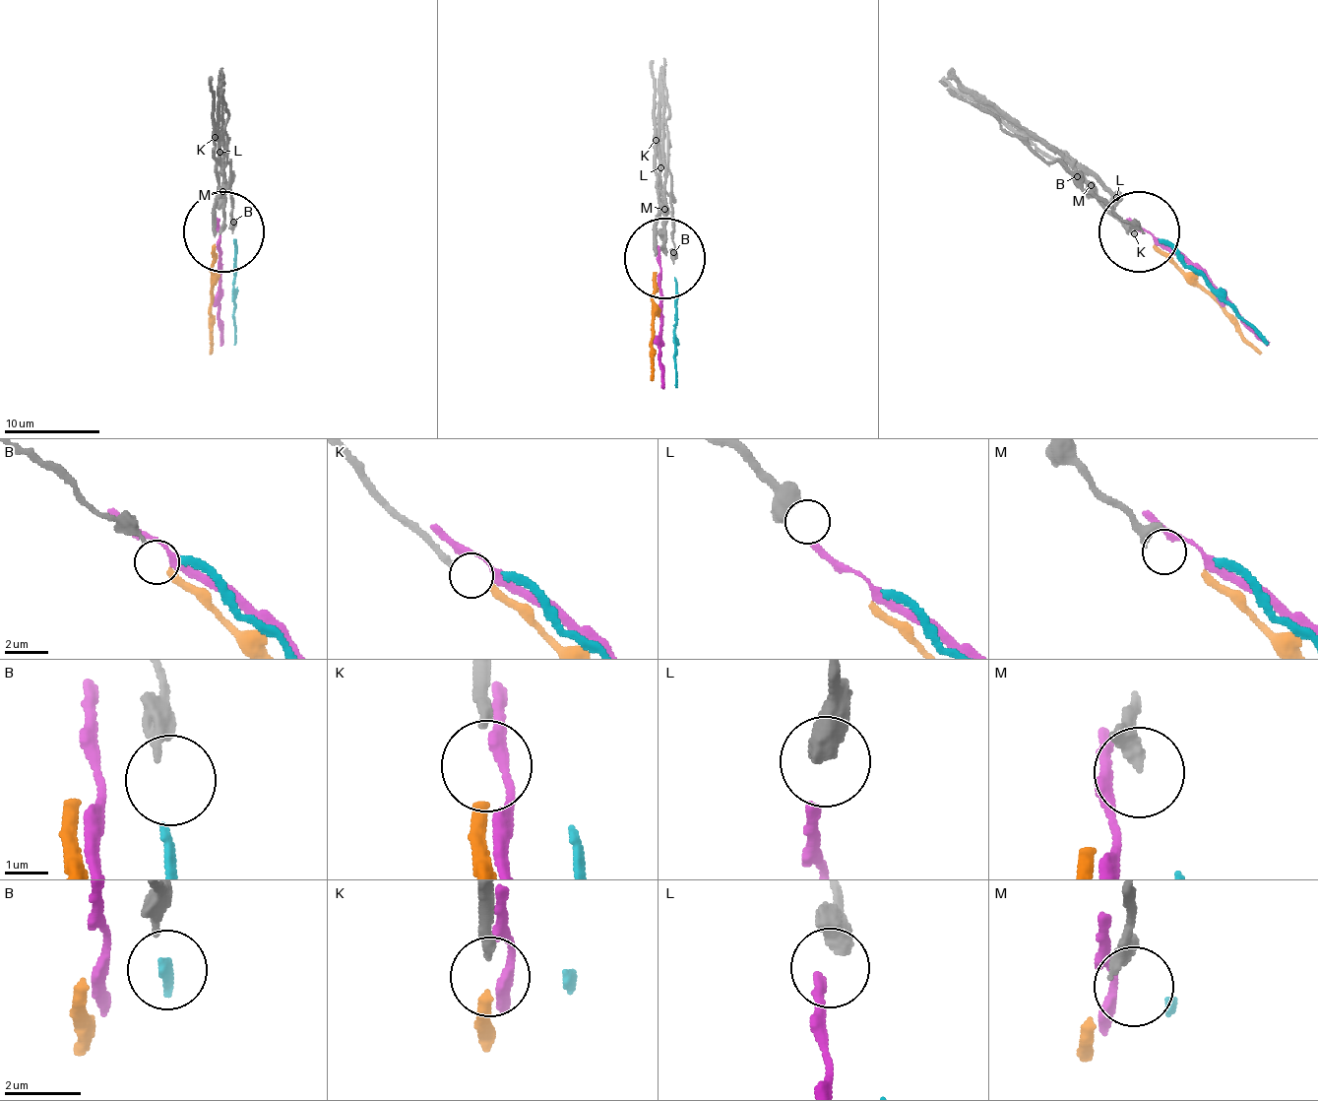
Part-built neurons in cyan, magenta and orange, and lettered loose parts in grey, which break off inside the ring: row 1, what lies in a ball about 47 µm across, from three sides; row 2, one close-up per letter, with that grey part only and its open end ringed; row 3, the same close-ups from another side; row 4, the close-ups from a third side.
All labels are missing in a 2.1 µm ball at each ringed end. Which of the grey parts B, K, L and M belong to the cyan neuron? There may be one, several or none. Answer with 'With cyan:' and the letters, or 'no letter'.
With cyan: B

